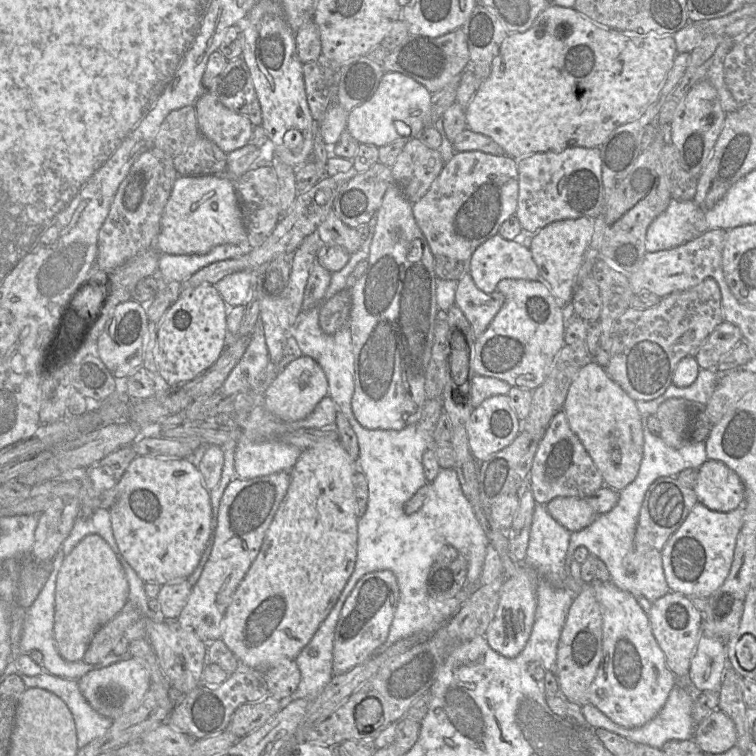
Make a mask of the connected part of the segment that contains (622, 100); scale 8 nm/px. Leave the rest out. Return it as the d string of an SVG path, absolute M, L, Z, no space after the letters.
M553 4L538 15L527 31L509 33L504 39L491 63L489 77L479 86L465 108L467 128L490 137L503 148L504 155L516 160L539 152L560 152L569 147L598 147L617 127L636 120L657 99L677 53L673 35L640 35L634 31L614 29L591 20L574 7Z

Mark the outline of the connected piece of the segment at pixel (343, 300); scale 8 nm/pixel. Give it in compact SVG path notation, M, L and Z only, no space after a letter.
M346 287L330 299L323 301L319 311L321 330L325 334L332 335L349 326L351 308L351 287Z

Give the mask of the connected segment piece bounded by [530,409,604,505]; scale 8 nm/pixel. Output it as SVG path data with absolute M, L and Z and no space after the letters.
M563 409L552 417L535 452L530 484L534 500L547 504L556 497L588 497L604 485L604 480L579 438L572 431Z

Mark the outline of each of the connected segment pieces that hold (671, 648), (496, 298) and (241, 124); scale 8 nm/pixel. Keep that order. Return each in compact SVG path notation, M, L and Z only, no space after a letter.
M670 591L652 602L647 616L652 633L665 655L668 668L677 678L687 677L692 657L702 633L703 613L694 606L690 598Z
M470 274L457 281L455 305L470 323L474 338L479 338L499 312L505 297L499 291L484 293L475 285Z
M204 90L195 103L195 110L201 135L214 142L226 154L250 143L254 126L247 115L226 108L214 94Z

